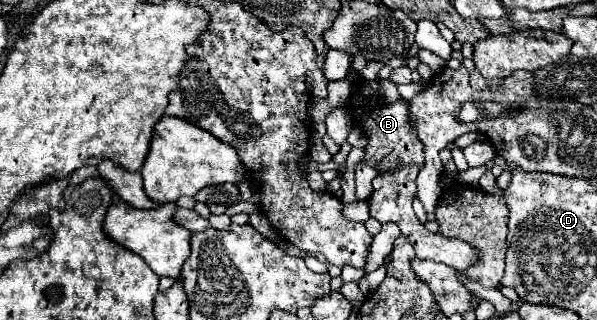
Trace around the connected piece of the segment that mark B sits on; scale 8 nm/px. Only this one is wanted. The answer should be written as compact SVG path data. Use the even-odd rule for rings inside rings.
M351 68L347 74L347 80L351 84L351 96L349 96L349 108L351 108L351 116L355 120L355 124L363 130L365 138L367 138L367 146L365 146L365 156L363 156L363 164L379 170L379 174L373 180L373 194L369 198L369 212L375 220L379 220L381 224L385 222L395 222L401 228L401 234L411 242L411 246L417 252L417 258L421 260L433 260L433 262L441 262L447 266L457 268L459 272L465 270L465 266L469 266L469 262L477 260L477 252L461 240L455 238L441 238L439 234L433 234L429 230L425 230L425 226L417 220L411 202L417 194L417 186L415 186L415 178L425 162L425 152L423 152L423 144L417 138L417 130L415 130L415 122L411 120L411 112L409 112L409 102L405 98L399 98L397 102L389 104L383 98L371 98L363 94L363 82L359 78L353 78L355 70Z

